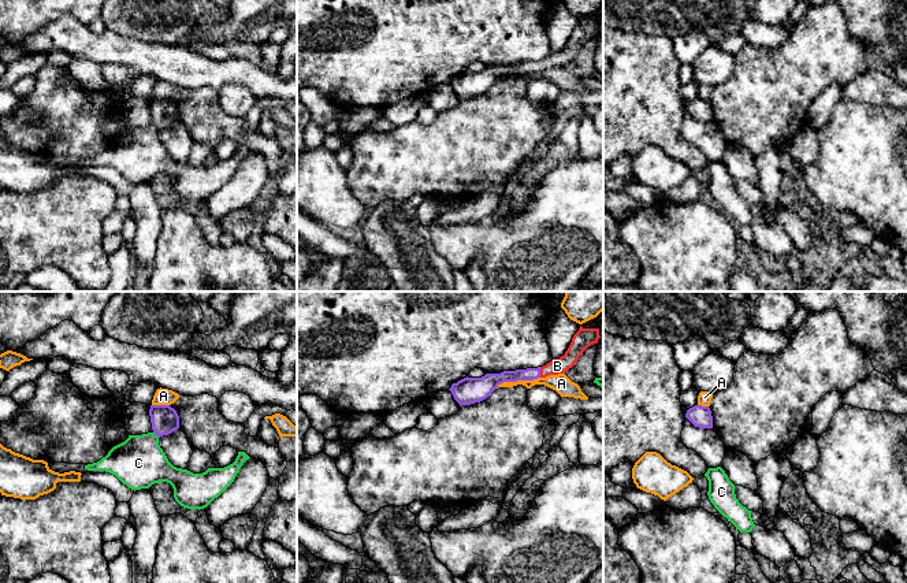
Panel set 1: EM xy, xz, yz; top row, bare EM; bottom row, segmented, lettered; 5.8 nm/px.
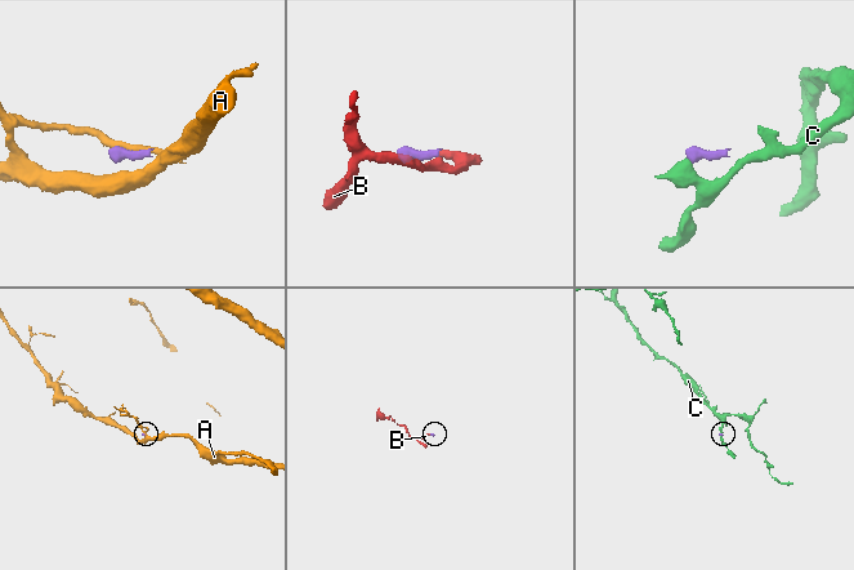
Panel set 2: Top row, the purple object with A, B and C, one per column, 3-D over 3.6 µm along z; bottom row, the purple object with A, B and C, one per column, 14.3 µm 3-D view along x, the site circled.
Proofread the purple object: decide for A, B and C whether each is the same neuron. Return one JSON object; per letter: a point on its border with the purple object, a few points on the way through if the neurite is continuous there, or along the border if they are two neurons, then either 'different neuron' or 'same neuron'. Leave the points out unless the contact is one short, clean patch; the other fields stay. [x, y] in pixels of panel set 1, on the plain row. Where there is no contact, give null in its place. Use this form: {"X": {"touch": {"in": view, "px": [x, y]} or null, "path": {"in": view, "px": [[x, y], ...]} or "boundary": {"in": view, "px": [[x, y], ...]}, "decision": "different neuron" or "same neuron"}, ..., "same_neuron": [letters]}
{"A": {"touch": {"in": "xz", "px": [517, 73]}, "boundary": {"in": "xz", "px": [[539, 70], [504, 74], [495, 81]]}, "decision": "different neuron"}, "B": {"touch": {"in": "xz", "px": [539, 66]}, "decision": "same neuron"}, "C": {"touch": {"in": "xy", "px": [156, 127]}, "boundary": {"in": "xy", "px": [[153, 125], [159, 130]]}, "decision": "different neuron"}, "same_neuron": ["B"]}

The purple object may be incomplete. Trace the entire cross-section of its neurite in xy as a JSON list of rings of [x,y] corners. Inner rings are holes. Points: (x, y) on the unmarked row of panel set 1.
[[[150,99],[152,123],[159,131],[179,122],[179,109],[170,99]]]

